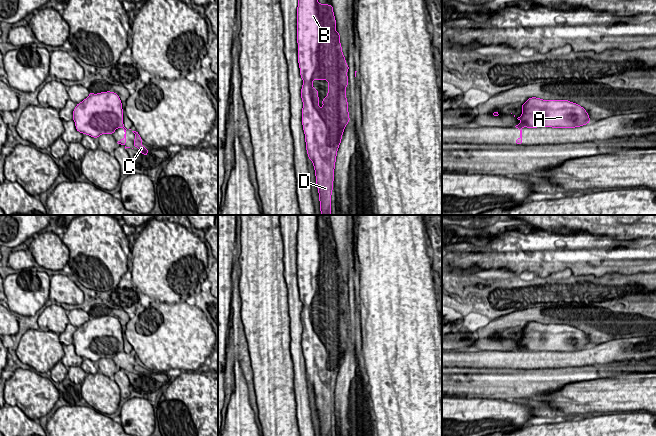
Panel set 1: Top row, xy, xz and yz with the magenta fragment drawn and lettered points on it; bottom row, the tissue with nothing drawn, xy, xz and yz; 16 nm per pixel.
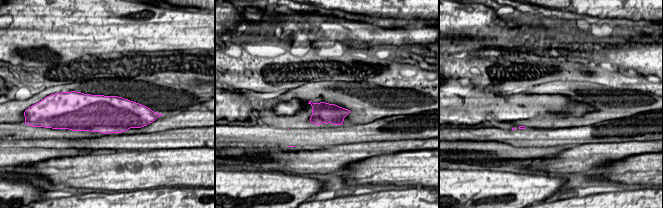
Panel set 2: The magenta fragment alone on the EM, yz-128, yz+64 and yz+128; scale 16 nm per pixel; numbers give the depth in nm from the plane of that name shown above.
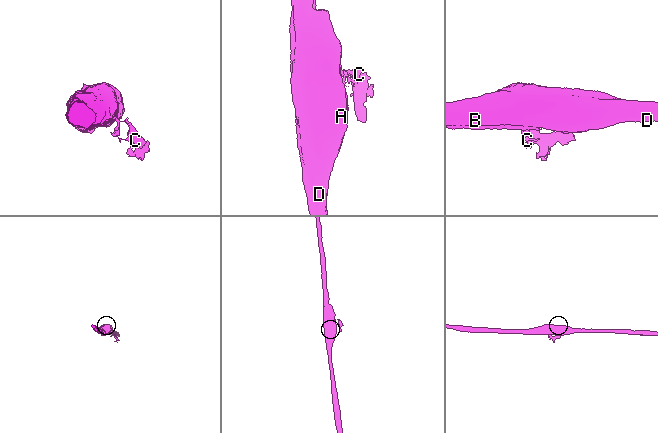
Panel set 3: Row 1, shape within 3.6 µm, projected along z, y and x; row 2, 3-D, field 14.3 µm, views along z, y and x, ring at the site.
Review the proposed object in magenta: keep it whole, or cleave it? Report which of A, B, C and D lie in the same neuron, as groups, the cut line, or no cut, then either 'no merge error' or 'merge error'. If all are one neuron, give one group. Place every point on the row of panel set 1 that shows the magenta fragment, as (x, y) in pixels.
A B D / C | yz (521, 126), (517, 127) | merge error

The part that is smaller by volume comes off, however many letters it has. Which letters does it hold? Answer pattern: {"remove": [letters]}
{"remove": ["C"]}

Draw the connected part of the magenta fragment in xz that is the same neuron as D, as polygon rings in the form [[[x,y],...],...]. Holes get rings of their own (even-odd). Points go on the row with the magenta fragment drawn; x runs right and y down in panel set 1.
[[[298,0],[297,7],[297,43],[298,43],[298,63],[300,76],[303,80],[301,88],[302,125],[305,134],[306,150],[308,158],[312,161],[316,184],[319,193],[321,215],[331,214],[331,195],[333,190],[334,169],[337,151],[342,140],[345,126],[350,121],[348,112],[348,101],[346,99],[346,87],[348,86],[347,63],[342,52],[340,43],[340,33],[336,31],[336,19],[333,12],[333,6],[329,4],[320,4],[318,0]],[[313,80],[327,80],[328,92],[324,97],[323,107],[319,107],[318,89],[313,88]]]

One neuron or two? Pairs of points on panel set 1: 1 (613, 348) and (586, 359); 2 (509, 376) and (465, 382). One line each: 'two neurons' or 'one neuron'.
1: one neuron
2: one neuron

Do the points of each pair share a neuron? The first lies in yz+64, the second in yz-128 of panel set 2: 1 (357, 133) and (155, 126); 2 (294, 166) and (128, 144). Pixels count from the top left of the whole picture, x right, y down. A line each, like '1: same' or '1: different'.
1: same
2: different

